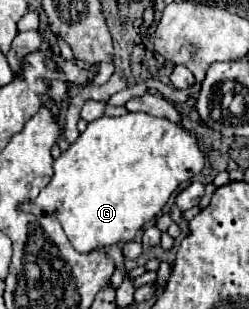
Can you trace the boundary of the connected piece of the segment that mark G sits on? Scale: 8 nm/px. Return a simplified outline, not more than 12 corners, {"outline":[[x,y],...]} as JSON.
{"outline":[[147,113],[101,117],[25,213],[89,253],[133,241],[205,165]]}

